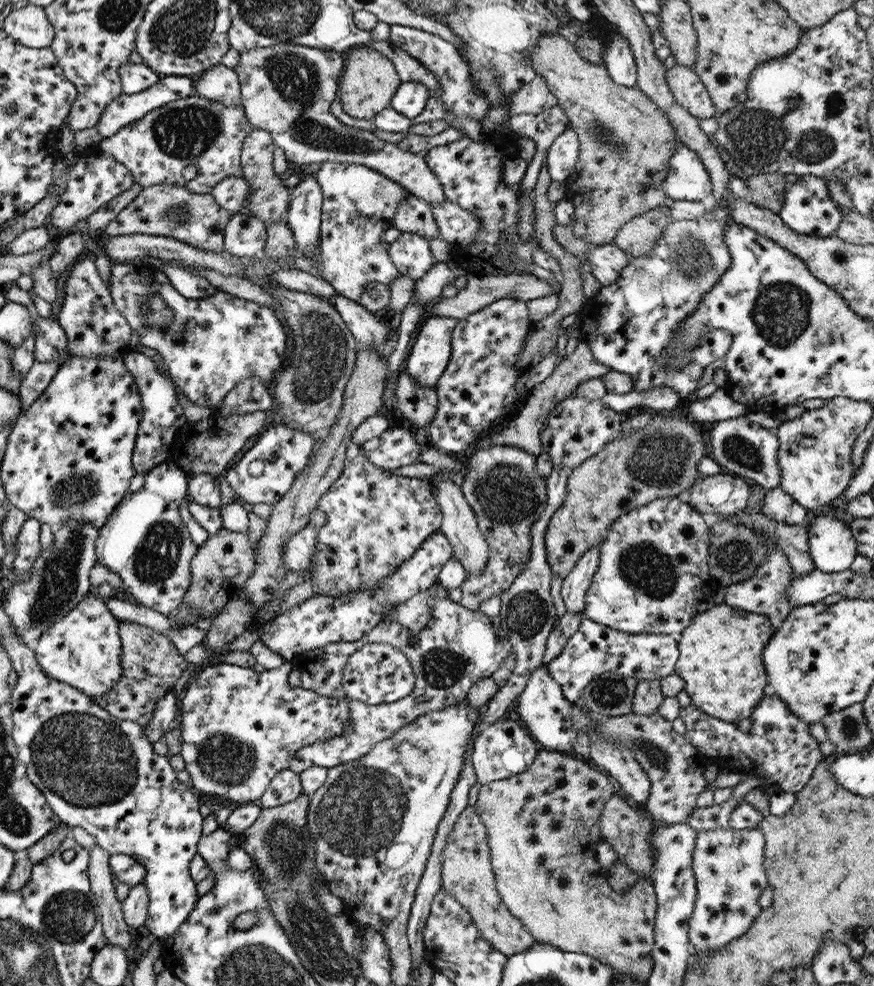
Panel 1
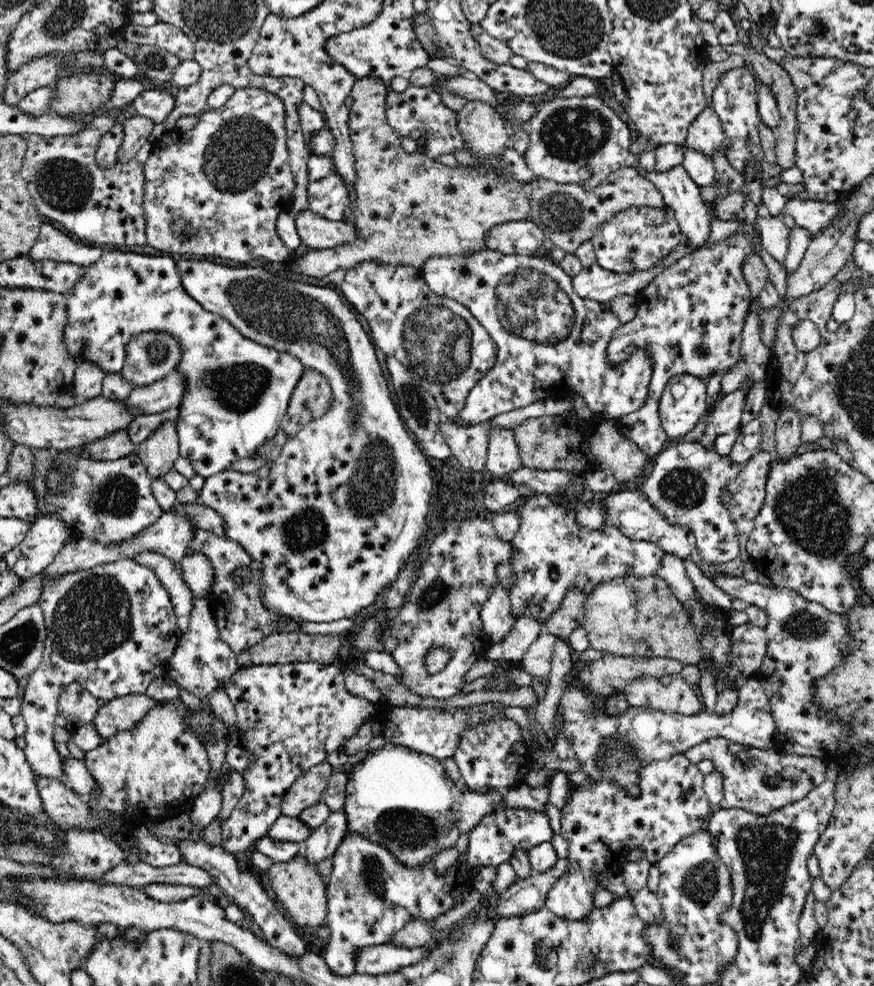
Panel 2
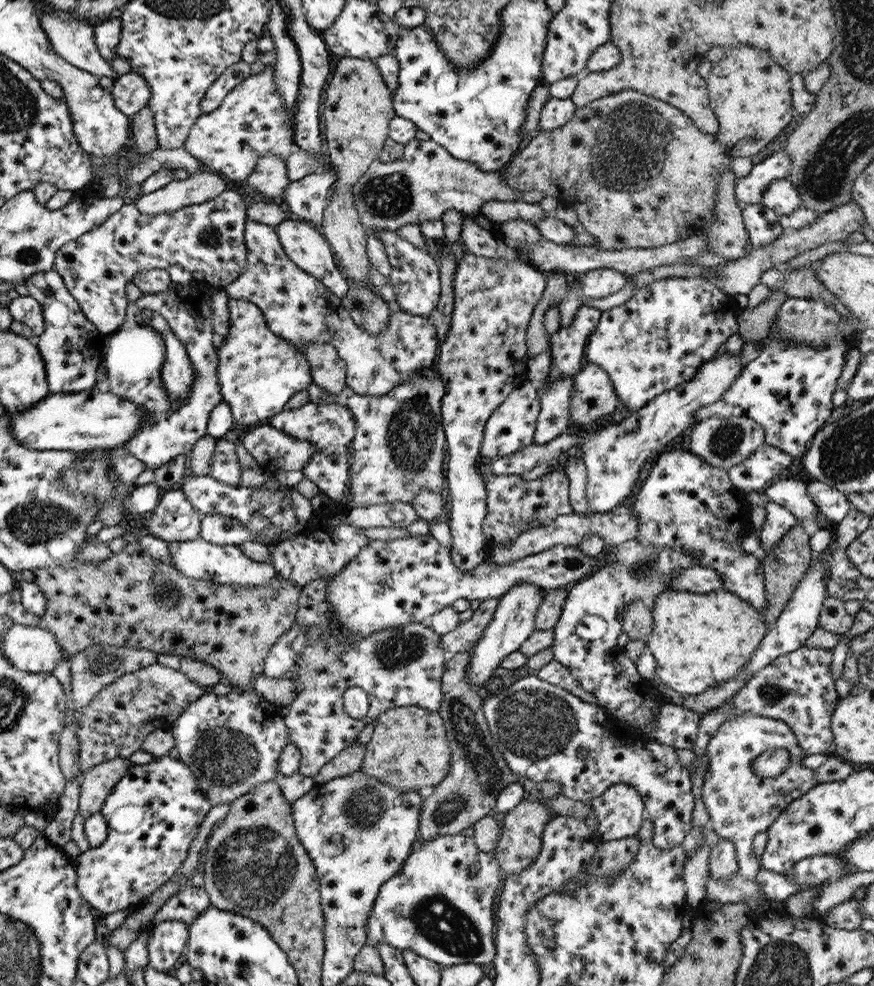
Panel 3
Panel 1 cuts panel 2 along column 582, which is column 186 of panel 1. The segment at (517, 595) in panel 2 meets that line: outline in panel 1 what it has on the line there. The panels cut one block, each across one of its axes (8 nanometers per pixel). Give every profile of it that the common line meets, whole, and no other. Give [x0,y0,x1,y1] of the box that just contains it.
[95,461,198,617]

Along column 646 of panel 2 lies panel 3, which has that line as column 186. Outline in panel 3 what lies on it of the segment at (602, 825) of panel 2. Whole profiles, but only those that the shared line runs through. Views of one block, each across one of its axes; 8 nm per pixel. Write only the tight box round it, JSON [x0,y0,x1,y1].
[76,755,212,914]

